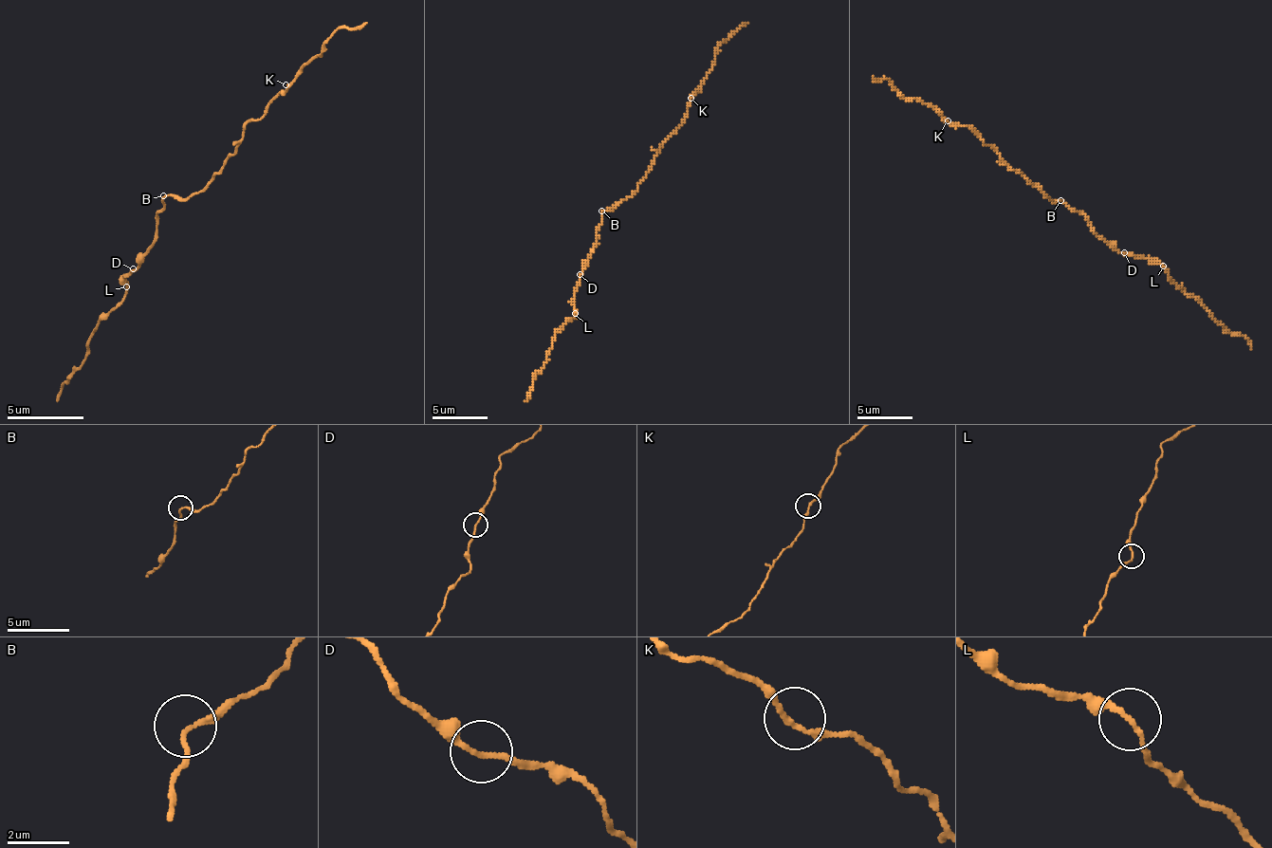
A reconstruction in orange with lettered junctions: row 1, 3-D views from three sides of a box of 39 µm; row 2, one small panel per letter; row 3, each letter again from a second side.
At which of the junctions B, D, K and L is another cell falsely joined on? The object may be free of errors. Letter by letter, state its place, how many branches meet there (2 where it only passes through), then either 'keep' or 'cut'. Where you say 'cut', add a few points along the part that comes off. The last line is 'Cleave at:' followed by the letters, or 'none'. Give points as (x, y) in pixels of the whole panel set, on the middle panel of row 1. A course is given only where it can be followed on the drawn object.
B: place (601, 211); branches 2; keep
D: place (580, 274); branches 2; keep
K: place (691, 98); branches 2; keep
L: place (575, 313); branches 2; keep
Cleave at: none

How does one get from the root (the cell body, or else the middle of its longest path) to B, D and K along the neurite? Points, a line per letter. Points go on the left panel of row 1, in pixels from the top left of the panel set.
B: (178, 195), (163, 195)
D: (178, 195), (167, 195), (163, 199), (163, 207), (156, 215), (156, 242), (144, 253), (144, 261), (133, 268)
K: (178, 195), (186, 199), (225, 165), (240, 142), (244, 127), (259, 119), (285, 84)

